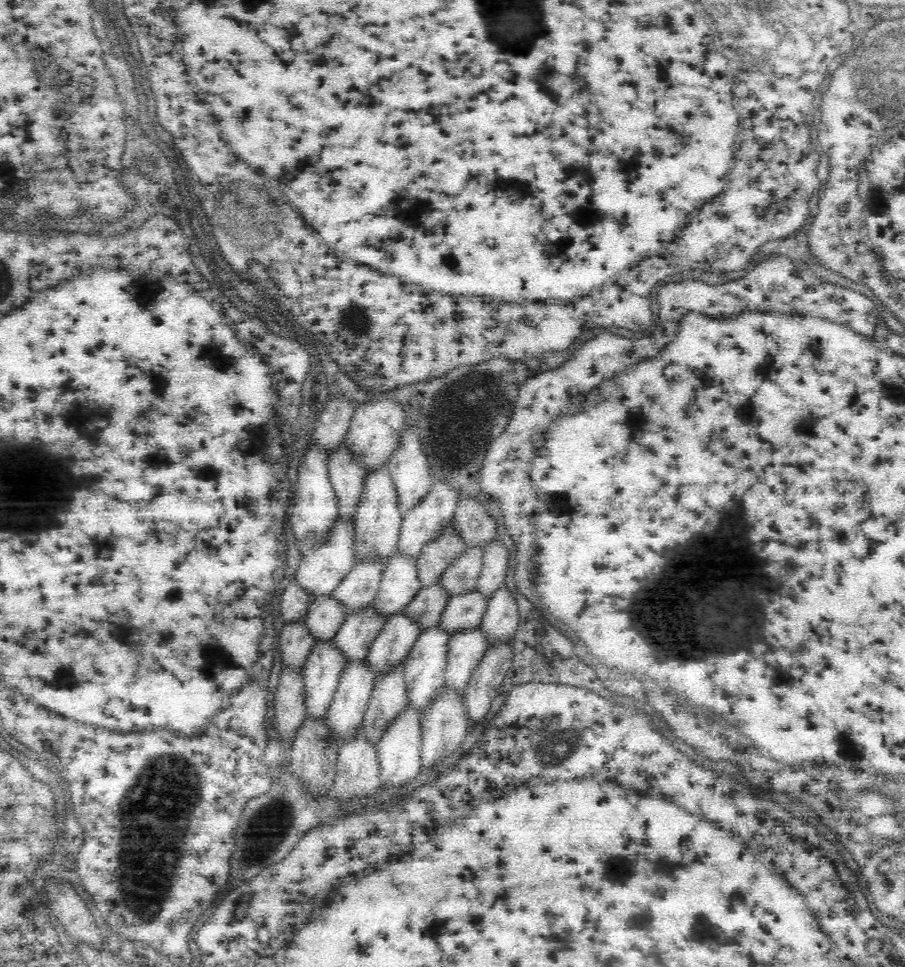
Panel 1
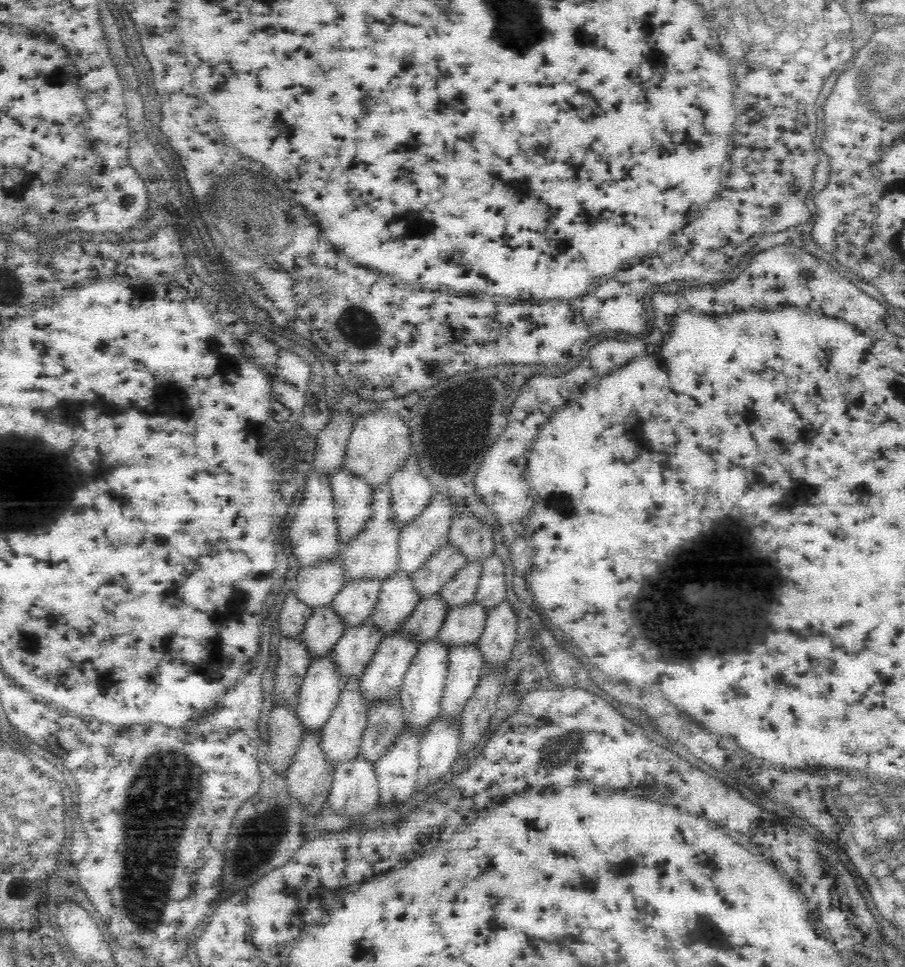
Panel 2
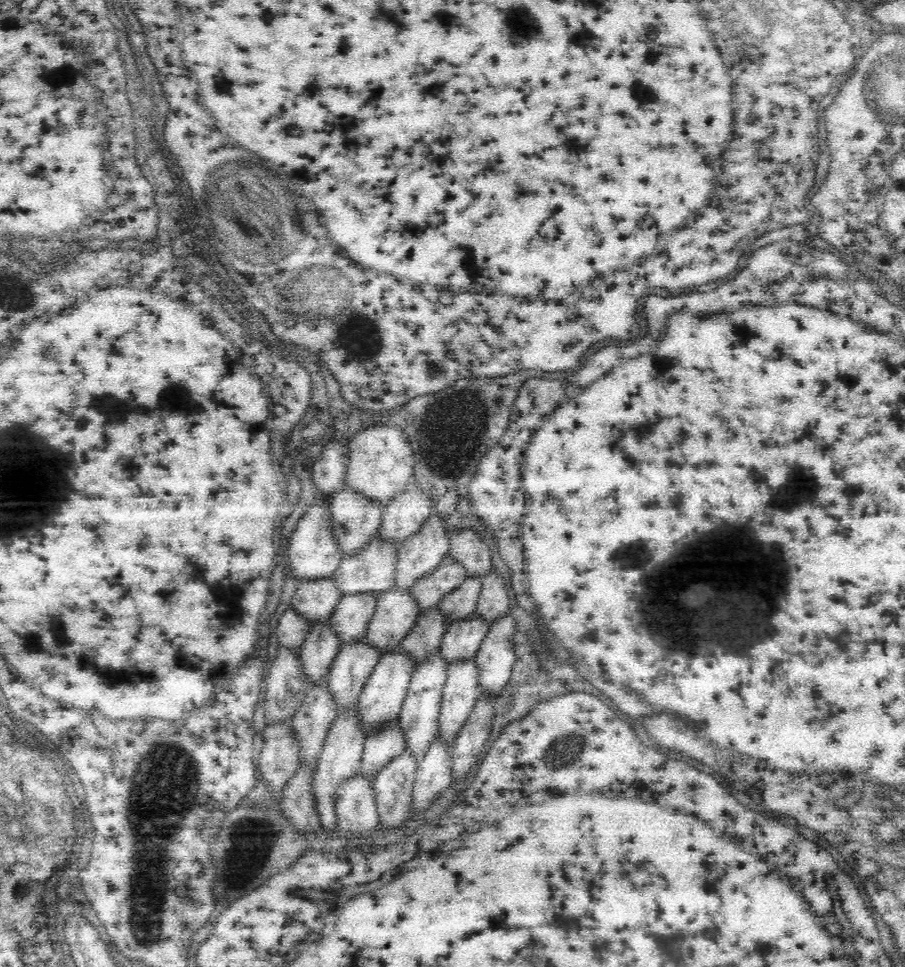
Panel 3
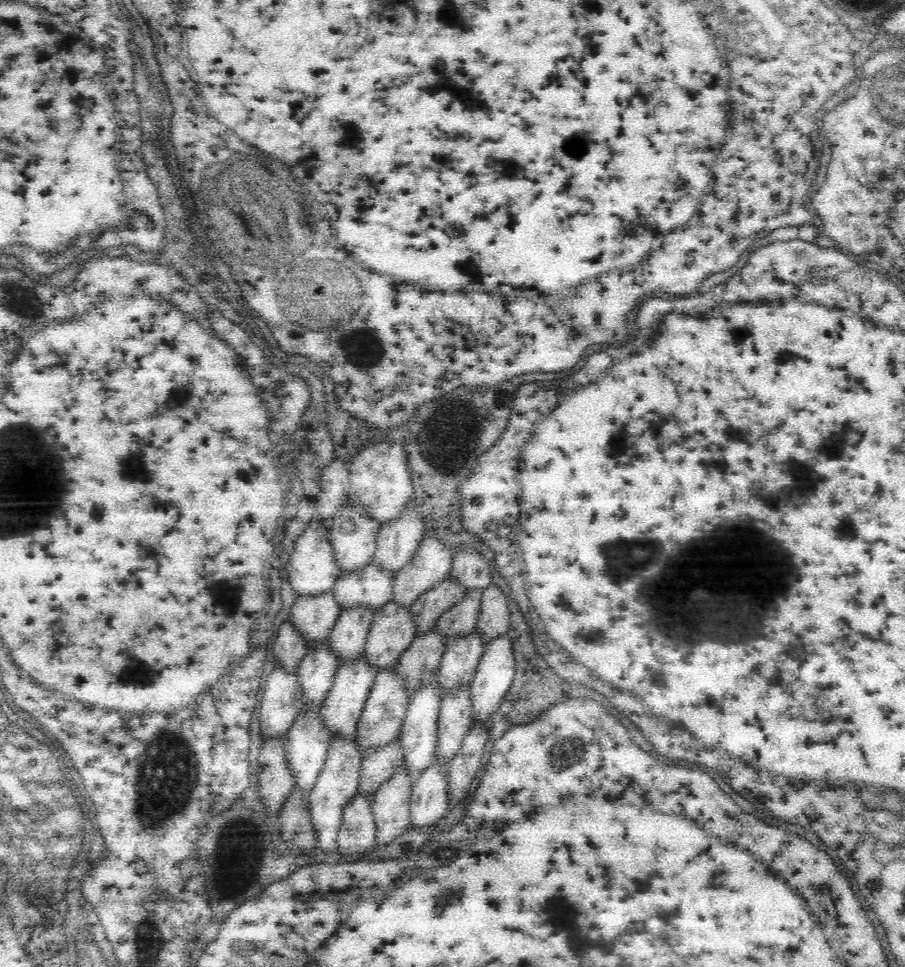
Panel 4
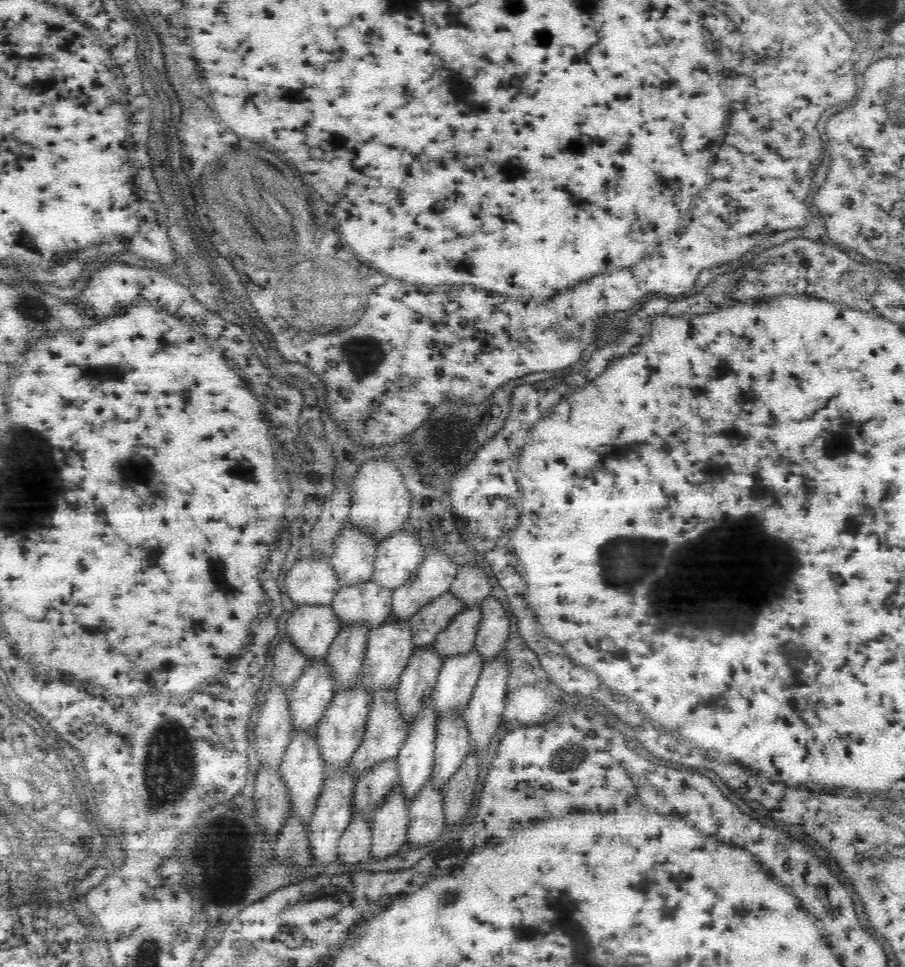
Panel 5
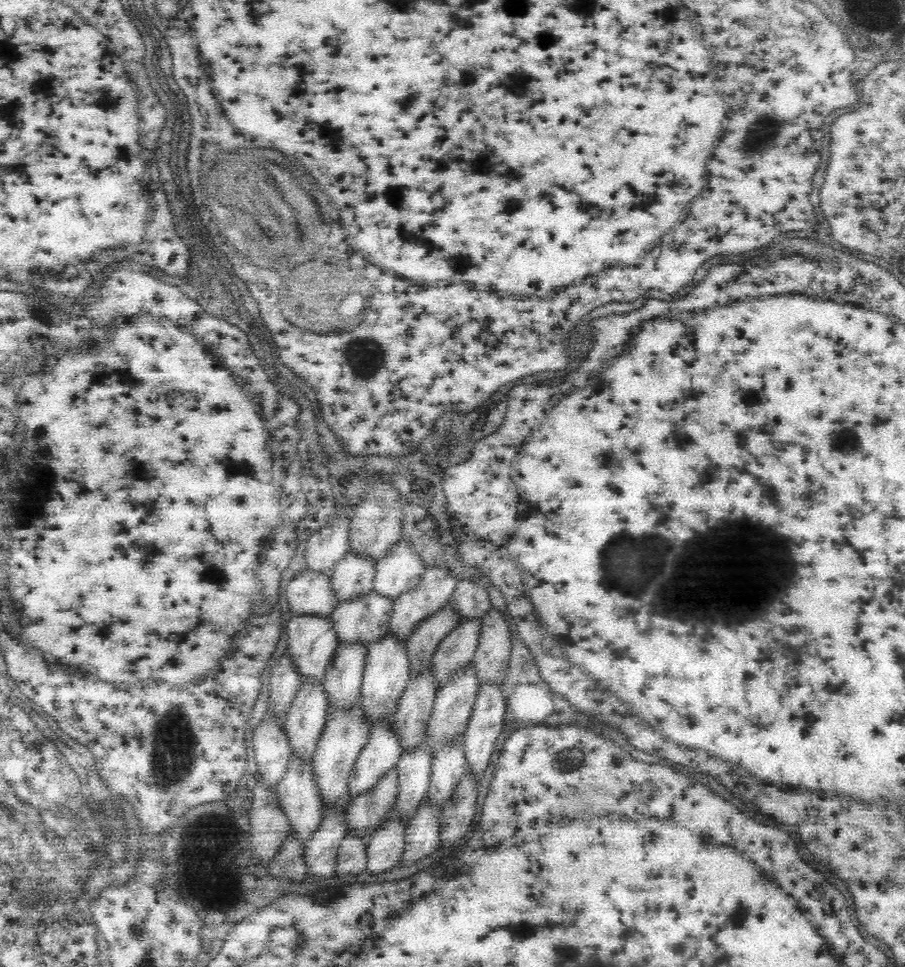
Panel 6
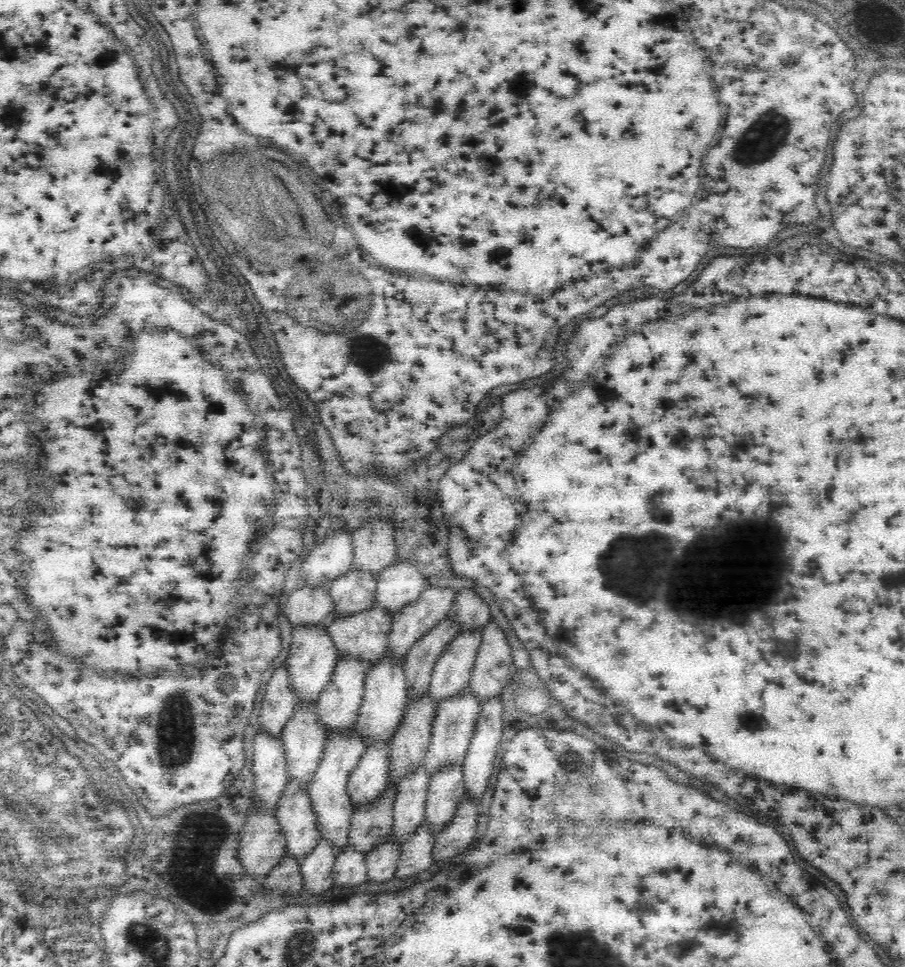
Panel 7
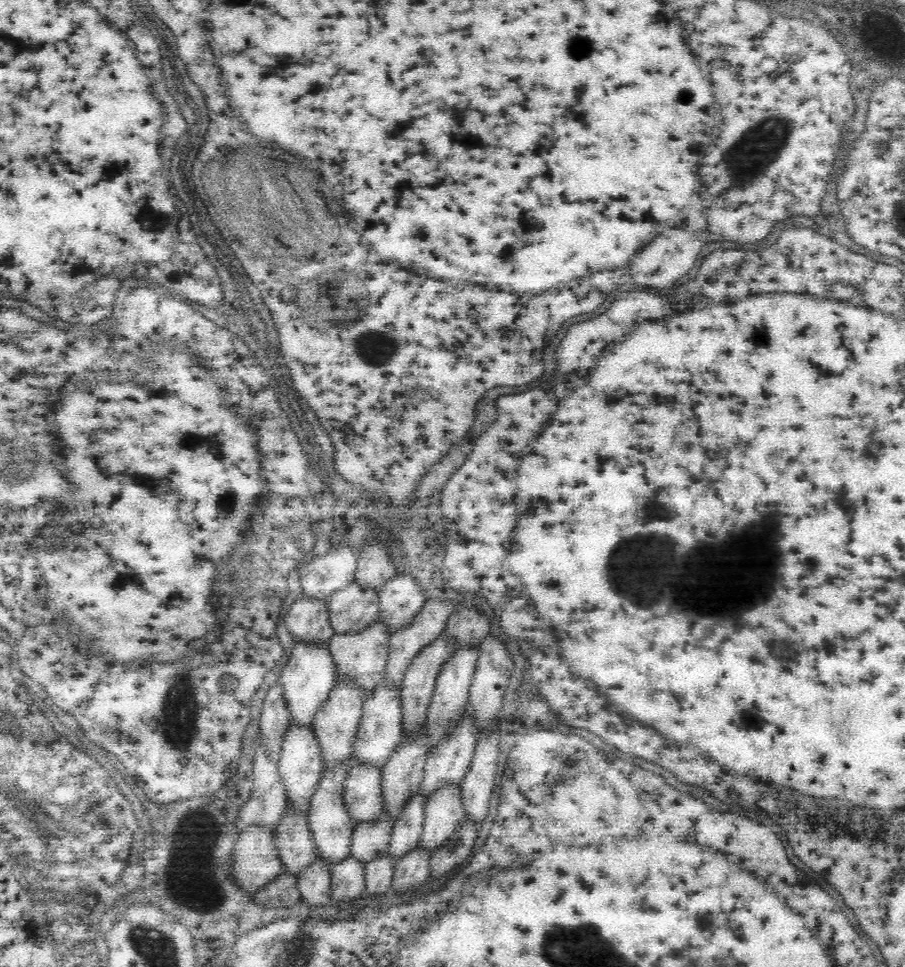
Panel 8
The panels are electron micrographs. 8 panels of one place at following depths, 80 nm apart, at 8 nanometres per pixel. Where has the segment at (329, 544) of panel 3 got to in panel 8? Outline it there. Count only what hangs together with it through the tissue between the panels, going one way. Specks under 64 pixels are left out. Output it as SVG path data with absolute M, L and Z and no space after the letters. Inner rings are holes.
M303 596L291 605L284 622L294 642L322 645L330 650L329 644L334 636L334 629L328 620L326 601Z

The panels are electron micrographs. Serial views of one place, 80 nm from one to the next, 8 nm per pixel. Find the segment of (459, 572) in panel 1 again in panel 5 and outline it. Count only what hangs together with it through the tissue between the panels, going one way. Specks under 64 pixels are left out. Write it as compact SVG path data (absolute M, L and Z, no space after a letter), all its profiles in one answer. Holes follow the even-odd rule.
M481 608L462 609L437 636L433 648L442 664L447 658L467 655L475 650L475 638L481 623Z

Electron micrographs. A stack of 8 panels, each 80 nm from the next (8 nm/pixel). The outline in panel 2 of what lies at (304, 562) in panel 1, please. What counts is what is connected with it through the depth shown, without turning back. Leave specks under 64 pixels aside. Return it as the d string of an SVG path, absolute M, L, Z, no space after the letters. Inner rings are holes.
M341 555L321 567L300 569L296 581L290 587L298 601L310 609L324 609L331 606L336 595L344 586Z

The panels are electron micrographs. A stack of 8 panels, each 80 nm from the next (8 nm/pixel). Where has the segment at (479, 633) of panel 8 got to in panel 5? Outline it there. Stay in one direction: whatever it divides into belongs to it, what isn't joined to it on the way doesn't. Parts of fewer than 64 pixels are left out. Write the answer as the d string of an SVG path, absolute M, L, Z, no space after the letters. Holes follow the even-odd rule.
M478 564L474 567L464 565L458 569L449 592L462 603L462 608L481 608L481 604L491 595L490 579Z

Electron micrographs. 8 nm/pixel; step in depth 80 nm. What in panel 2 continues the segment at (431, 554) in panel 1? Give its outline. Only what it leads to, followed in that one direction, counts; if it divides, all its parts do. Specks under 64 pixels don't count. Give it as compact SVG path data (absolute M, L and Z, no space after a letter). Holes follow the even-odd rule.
M452 545L435 552L428 562L412 575L412 586L419 600L438 595L443 588L458 578L457 574L464 568L466 559Z

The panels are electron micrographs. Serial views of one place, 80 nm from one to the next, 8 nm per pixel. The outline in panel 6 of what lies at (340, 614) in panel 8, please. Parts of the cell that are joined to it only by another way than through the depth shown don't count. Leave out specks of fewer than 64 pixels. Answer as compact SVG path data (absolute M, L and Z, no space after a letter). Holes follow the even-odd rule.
M350 552L339 562L331 574L330 587L338 603L349 603L369 595L374 588L375 566L370 559Z

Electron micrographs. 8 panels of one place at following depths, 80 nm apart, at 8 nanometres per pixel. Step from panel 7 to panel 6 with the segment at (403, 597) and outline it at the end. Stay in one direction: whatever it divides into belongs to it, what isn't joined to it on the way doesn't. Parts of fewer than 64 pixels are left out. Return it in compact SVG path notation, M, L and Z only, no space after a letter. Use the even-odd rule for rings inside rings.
M400 540L391 548L389 555L375 566L373 591L393 604L401 594L415 591L424 571L418 553Z

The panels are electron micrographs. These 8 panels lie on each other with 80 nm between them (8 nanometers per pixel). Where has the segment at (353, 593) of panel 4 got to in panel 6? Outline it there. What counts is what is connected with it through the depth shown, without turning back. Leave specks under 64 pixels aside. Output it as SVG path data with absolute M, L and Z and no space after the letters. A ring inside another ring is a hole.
M372 591L349 603L338 603L330 616L340 643L358 643L365 650L389 632L393 604Z

